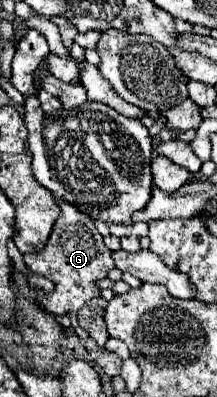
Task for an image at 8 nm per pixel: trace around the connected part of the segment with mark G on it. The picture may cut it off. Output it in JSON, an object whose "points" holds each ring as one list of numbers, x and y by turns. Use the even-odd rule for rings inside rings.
{"points":[[55,197,55,201,61,207,61,215,57,217,53,225,51,237,41,253,25,255,25,265,33,273,43,275,55,283,53,293,43,295,41,291,37,291,37,297,39,297,41,307,47,313,63,317,69,313,77,313,91,297,99,297,101,291,95,281,107,277,107,271,113,269,115,265,111,259,111,251,105,247,103,237,95,229,93,219,85,217,85,213,81,213,77,207,69,205,67,201,61,201,59,197]]}

